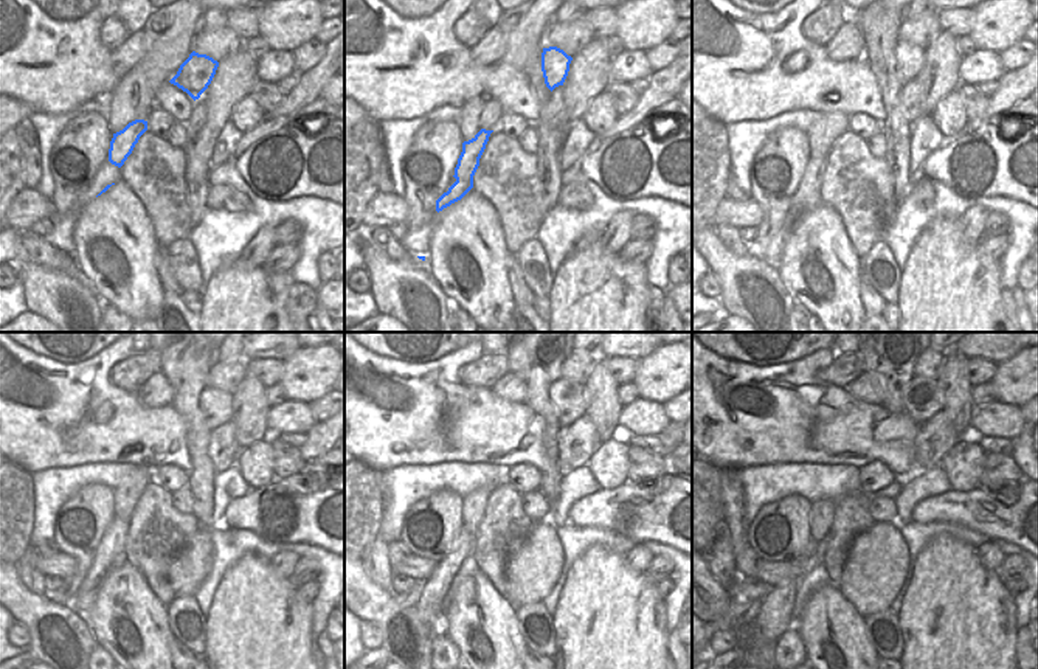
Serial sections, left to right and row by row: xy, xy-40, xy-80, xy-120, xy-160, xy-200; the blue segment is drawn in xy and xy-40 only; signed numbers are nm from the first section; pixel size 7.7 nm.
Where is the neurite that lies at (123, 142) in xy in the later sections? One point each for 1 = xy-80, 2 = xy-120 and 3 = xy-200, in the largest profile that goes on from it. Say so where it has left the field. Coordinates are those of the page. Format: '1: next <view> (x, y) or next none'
1: next xy-80 (807, 196)
2: next xy-120 (112, 547)
3: next xy-200 (776, 615)

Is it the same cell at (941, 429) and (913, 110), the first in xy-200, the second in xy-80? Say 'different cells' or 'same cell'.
same cell

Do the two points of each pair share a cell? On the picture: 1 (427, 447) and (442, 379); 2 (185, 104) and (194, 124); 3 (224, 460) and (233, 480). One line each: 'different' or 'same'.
1: same
2: different
3: different

